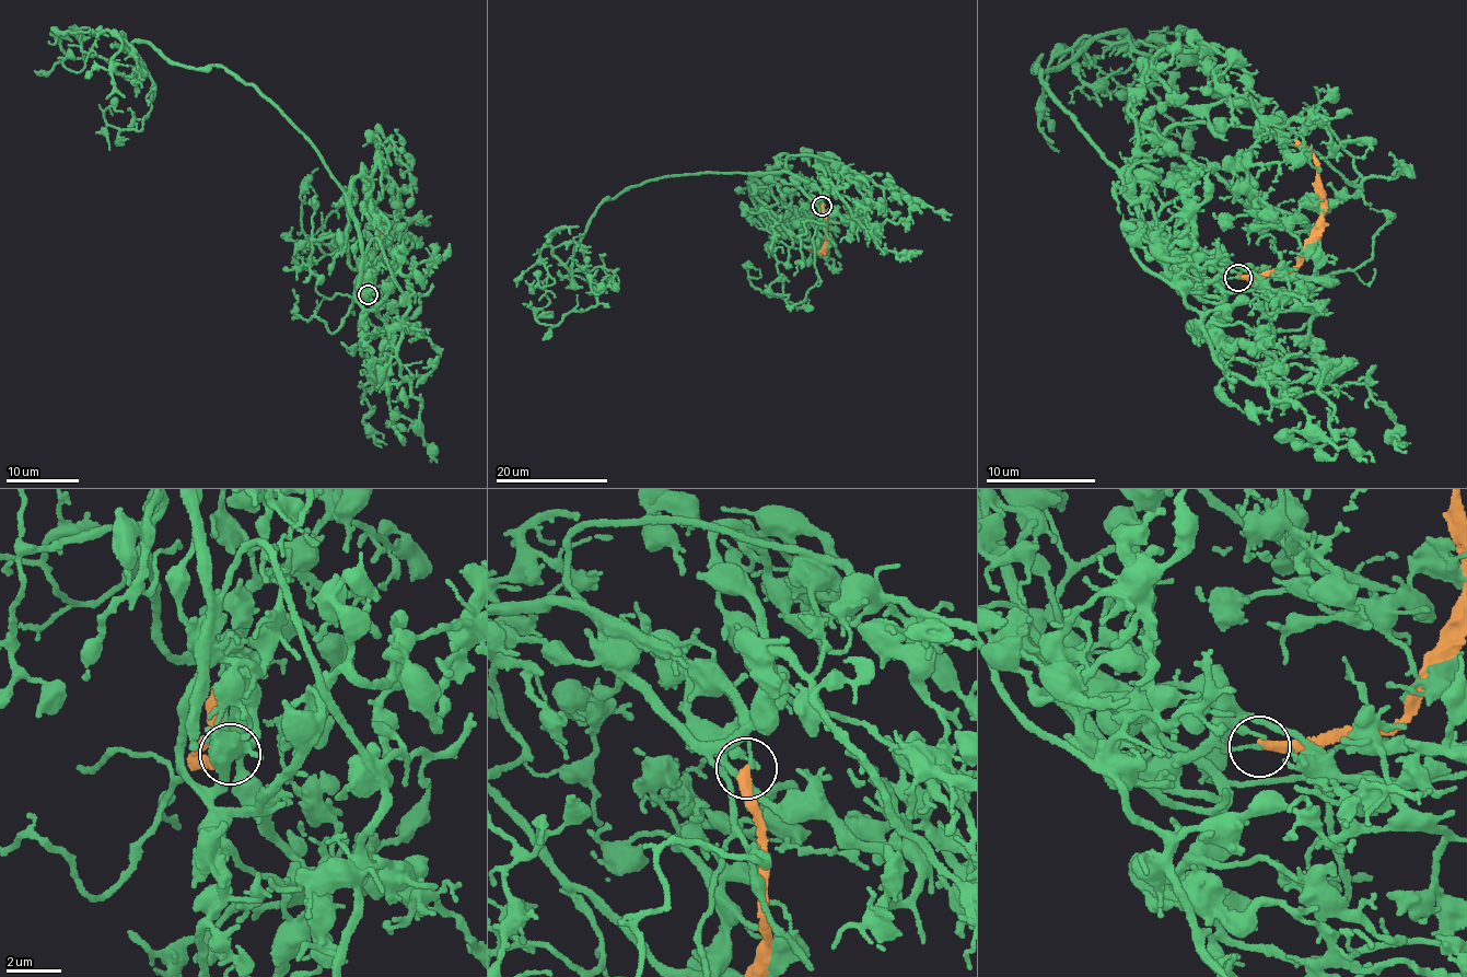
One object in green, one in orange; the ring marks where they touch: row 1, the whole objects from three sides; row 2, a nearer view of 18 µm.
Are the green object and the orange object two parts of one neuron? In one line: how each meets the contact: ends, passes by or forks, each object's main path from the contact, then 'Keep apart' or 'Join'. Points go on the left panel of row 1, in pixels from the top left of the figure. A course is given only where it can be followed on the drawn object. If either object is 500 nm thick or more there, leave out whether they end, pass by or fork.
At the ring green ends. At the ring orange ends. Course of green: (369, 294), (351, 208), (260, 92), (142, 41), (130, 79), (62, 50), (60, 38), (92, 33). Course of orange: (369, 294), (358, 298), (365, 260), (377, 244), (377, 218). Keep apart

